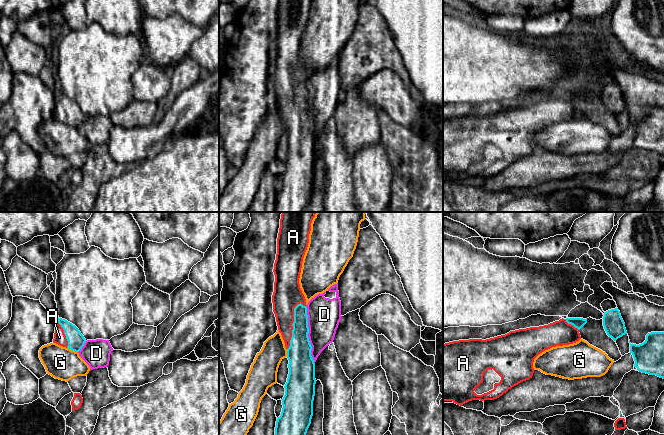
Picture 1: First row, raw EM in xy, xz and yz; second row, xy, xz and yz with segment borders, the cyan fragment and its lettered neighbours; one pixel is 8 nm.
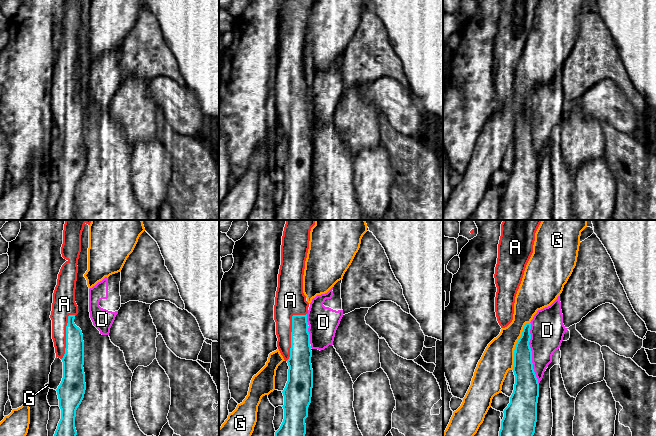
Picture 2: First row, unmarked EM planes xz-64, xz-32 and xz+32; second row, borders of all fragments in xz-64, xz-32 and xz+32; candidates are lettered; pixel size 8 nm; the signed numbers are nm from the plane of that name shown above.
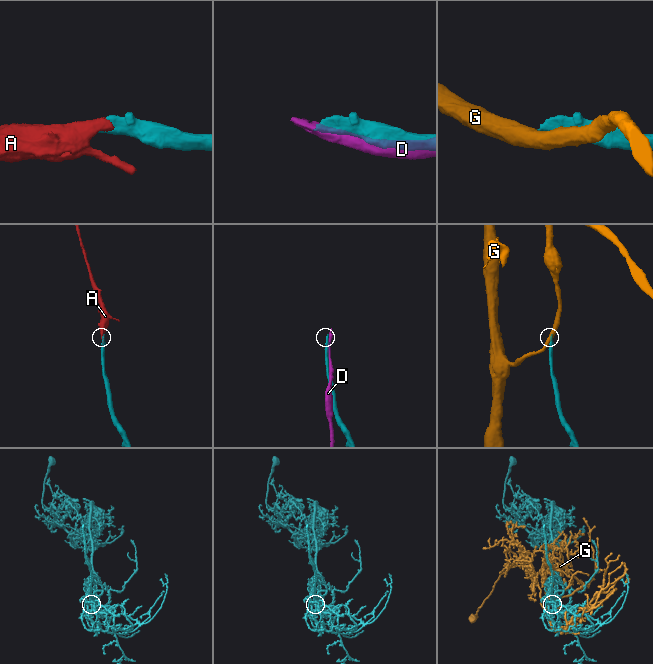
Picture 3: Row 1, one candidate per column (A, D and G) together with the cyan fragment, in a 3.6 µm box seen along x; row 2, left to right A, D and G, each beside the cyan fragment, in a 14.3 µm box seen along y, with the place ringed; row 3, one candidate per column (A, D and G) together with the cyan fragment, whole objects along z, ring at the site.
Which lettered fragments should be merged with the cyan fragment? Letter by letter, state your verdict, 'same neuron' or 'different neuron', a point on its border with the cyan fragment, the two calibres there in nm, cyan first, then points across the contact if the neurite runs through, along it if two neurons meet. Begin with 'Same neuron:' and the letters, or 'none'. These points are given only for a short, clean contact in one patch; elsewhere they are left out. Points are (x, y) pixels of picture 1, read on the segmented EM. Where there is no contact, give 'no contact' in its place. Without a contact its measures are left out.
Same neuron: A
A: same neuron | xz (292, 325) | 190/220 nm | across xz (299, 352), (292, 325), (287, 295)
D: different neuron | xz (307, 335) | 220/260 nm
G: different neuron | xy (72, 350) | 140/260 nm | along xy (67, 347), (77, 352)

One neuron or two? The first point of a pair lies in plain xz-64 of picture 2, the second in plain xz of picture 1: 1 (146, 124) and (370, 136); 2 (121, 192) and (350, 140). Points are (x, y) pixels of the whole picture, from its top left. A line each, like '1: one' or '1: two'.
1: one
2: two

